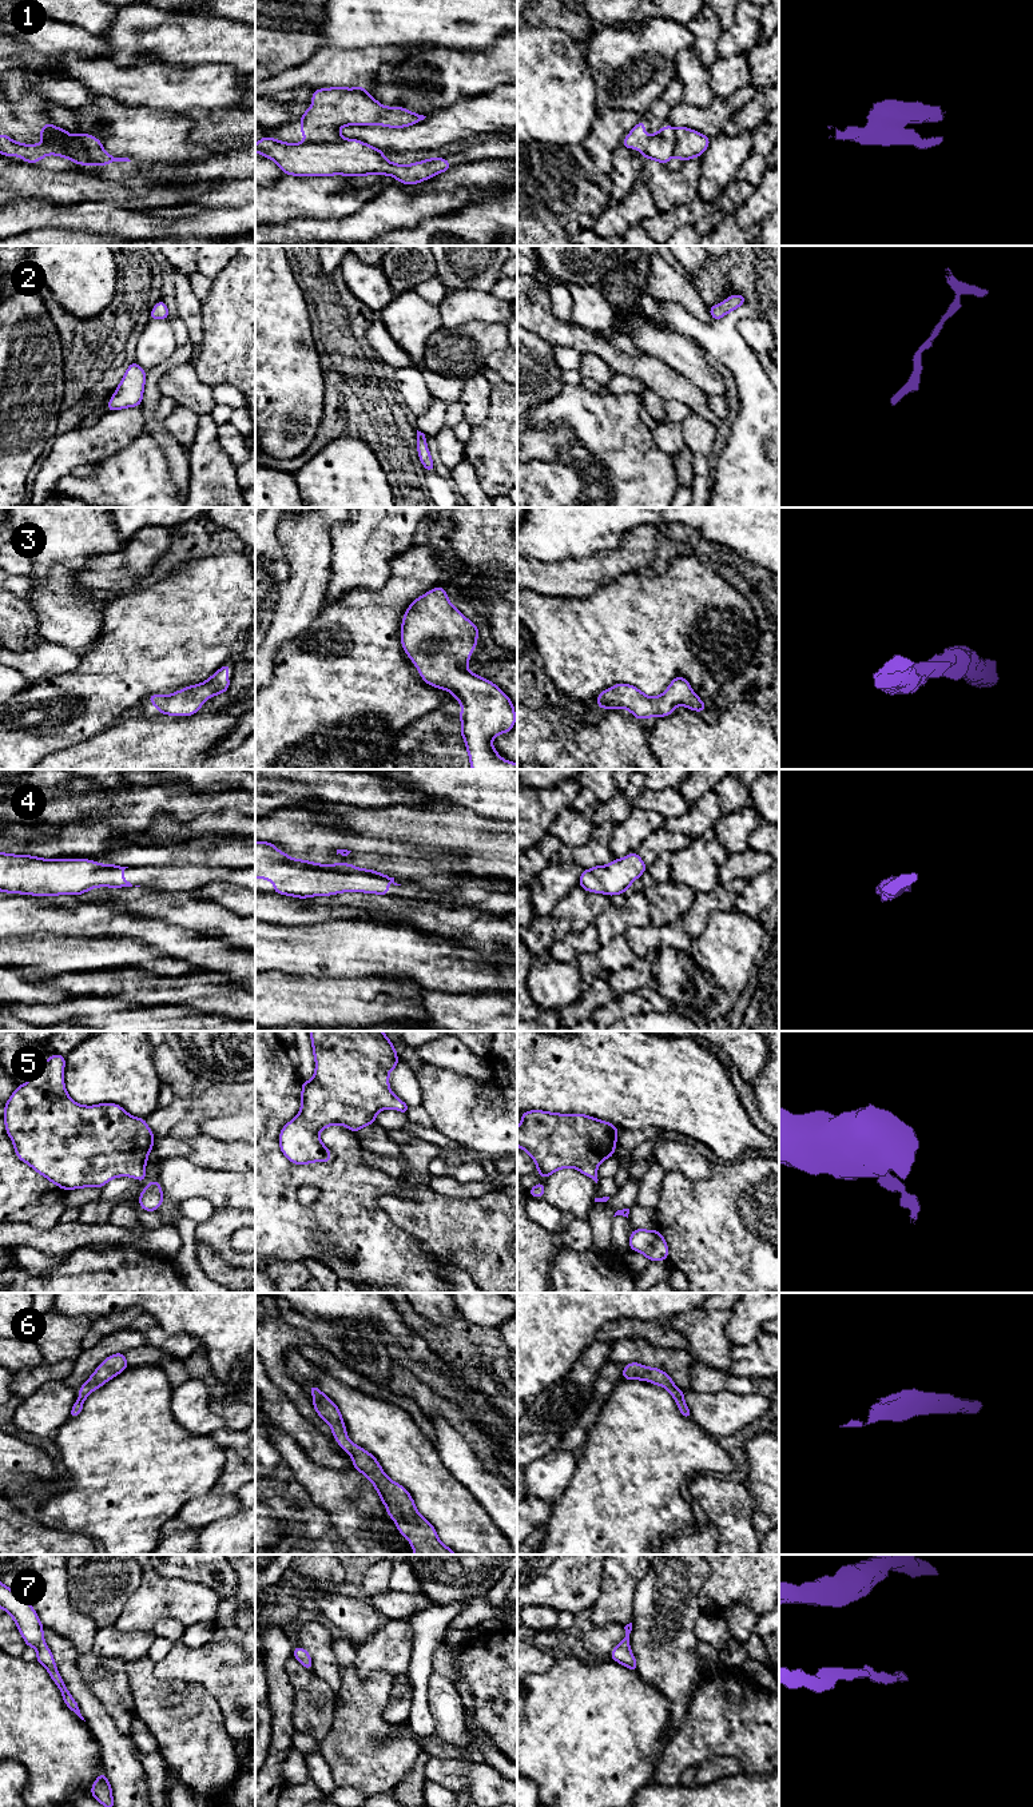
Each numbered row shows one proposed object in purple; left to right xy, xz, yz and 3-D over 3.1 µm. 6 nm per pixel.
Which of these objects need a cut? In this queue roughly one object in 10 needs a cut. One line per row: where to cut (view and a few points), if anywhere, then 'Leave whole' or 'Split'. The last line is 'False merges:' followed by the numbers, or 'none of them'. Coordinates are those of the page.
1: Split along xy (72, 136), (74, 142), (98, 164). Split
2: No split. Leave whole
3: No split. Leave whole
4: No split. Leave whole
5: No split. Leave whole
6: No split. Leave whole
7: No split. Leave whole
False merges: 1

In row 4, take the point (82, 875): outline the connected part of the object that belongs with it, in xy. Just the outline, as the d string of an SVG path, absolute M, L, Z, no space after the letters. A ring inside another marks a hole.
M0 852L0 891L35 896L75 895L79 896L96 887L132 887L124 881L124 869L114 864L99 864L87 859L41 859L28 855Z

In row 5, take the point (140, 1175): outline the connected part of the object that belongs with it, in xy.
M55 1054L45 1059L32 1078L19 1084L7 1100L3 1119L17 1158L63 1190L103 1187L116 1177L144 1181L147 1158L155 1142L146 1119L132 1117L116 1103L83 1106L73 1102L64 1087L64 1064L64 1055Z

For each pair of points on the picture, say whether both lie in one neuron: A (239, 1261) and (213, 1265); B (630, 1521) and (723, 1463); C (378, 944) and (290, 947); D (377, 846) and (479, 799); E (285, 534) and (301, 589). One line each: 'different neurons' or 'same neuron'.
A: different neurons
B: same neuron
C: same neuron
D: different neurons
E: same neuron

